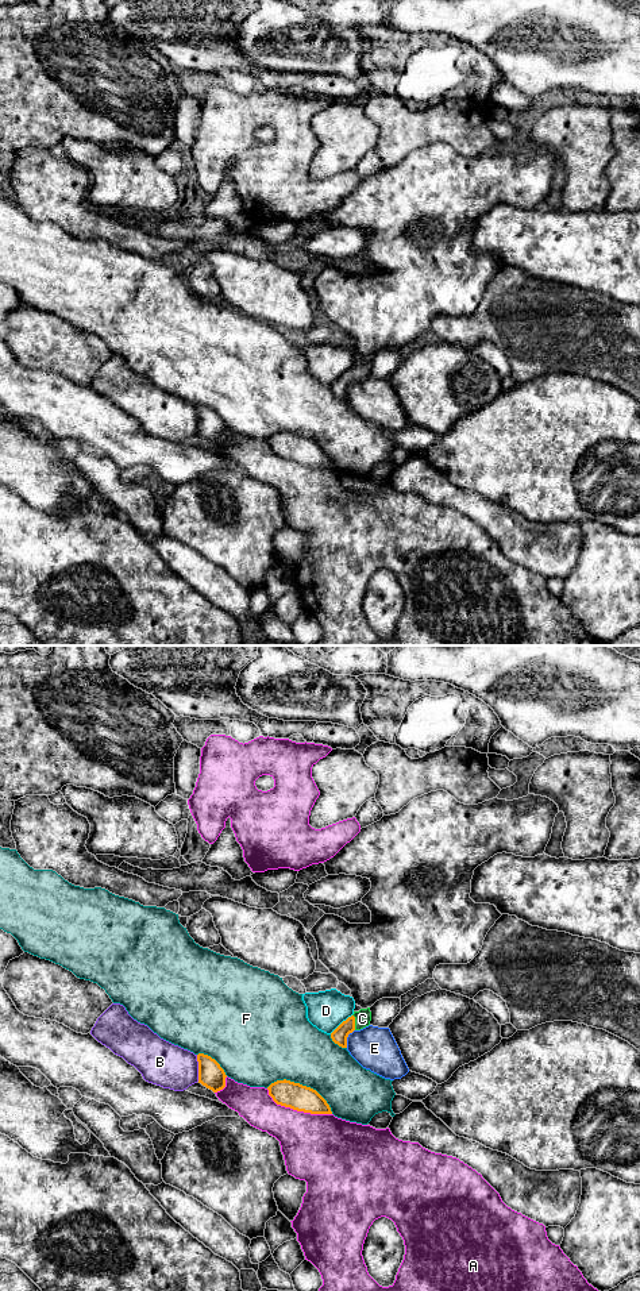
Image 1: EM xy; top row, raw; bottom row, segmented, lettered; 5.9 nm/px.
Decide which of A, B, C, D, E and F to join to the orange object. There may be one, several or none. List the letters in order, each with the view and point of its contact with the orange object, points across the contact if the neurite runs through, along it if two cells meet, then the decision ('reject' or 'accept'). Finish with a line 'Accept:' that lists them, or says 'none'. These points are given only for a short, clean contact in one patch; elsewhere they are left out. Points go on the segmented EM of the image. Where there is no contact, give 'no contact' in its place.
A: xy (297, 1110) | reject
B: xy (199, 1068) | reject
C: xy (354, 1022) | accept
D: xy (342, 1022) | reject
E: xy (346, 1039) | reject
F: xy (301, 1085) | reject
Accept: C

